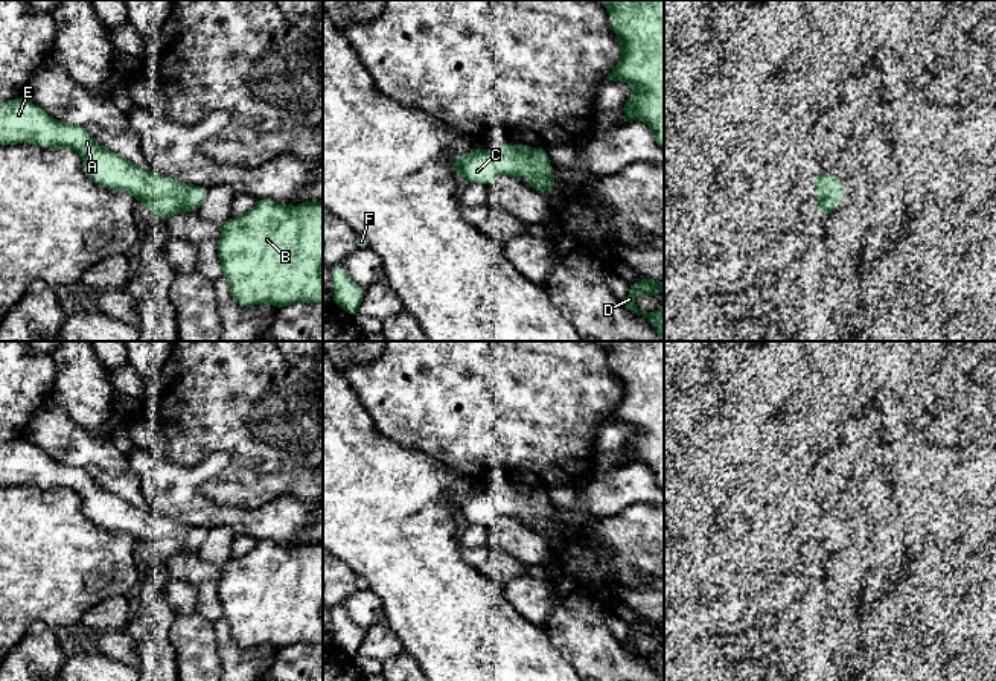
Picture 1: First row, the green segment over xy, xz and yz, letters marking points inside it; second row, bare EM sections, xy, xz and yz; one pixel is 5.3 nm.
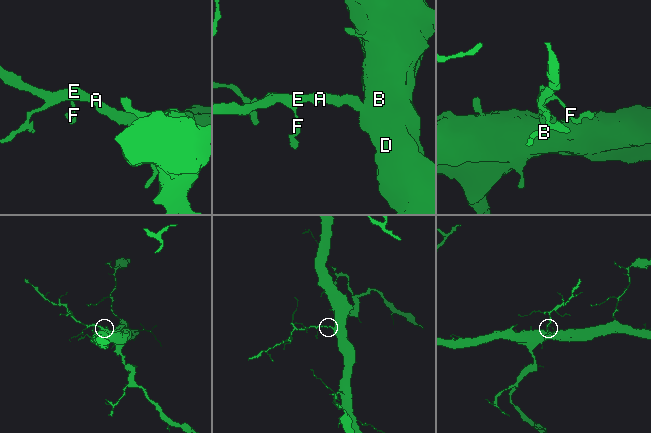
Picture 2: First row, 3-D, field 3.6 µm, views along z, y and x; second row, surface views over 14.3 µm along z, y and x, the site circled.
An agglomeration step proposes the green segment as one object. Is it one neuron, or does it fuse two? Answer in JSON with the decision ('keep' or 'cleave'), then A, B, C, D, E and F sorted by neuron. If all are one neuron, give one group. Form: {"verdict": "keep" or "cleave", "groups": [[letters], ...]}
{"verdict": "keep", "groups": [["A", "B", "C", "D", "E", "F"]]}

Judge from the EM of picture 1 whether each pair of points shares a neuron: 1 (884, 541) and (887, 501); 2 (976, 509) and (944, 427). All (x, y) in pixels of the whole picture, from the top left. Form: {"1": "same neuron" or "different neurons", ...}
{"1": "same neuron", "2": "different neurons"}

